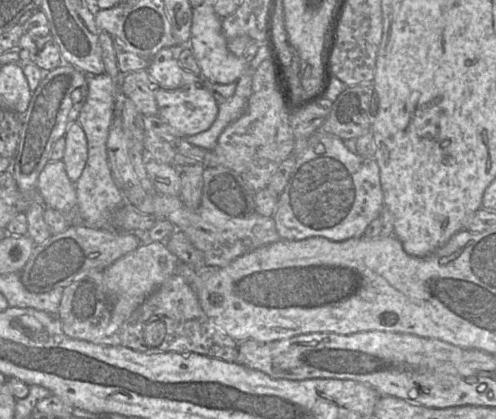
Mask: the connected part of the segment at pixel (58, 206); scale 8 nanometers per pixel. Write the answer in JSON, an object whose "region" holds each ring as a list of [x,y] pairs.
{"region":[[[62,160],[50,161],[44,167],[38,177],[36,191],[45,208],[66,214],[76,207],[76,189]]]}

